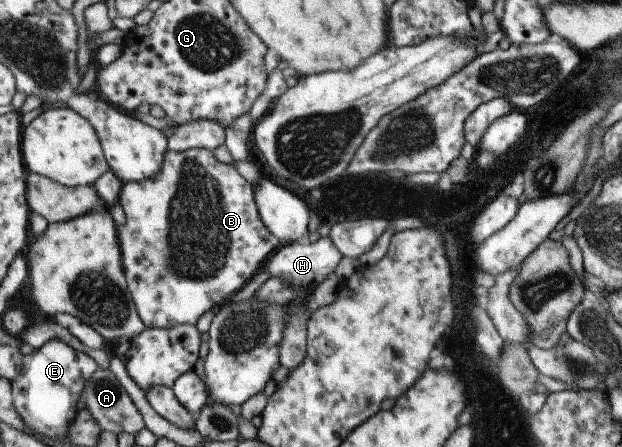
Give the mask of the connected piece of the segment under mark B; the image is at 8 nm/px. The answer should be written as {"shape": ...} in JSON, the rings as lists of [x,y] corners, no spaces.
{"shape":[[[194,147],[185,151],[167,151],[167,156],[163,164],[163,170],[154,179],[142,182],[129,182],[123,186],[120,204],[126,216],[124,226],[118,227],[119,241],[123,248],[123,267],[127,273],[129,287],[132,298],[135,300],[136,308],[143,318],[148,329],[171,329],[180,325],[195,325],[198,320],[210,312],[221,308],[236,292],[244,288],[254,275],[264,269],[265,264],[270,260],[272,254],[284,246],[284,242],[279,239],[268,228],[263,217],[260,216],[259,205],[255,197],[255,189],[251,182],[240,172],[236,164],[228,164],[221,161],[213,150]]]}

